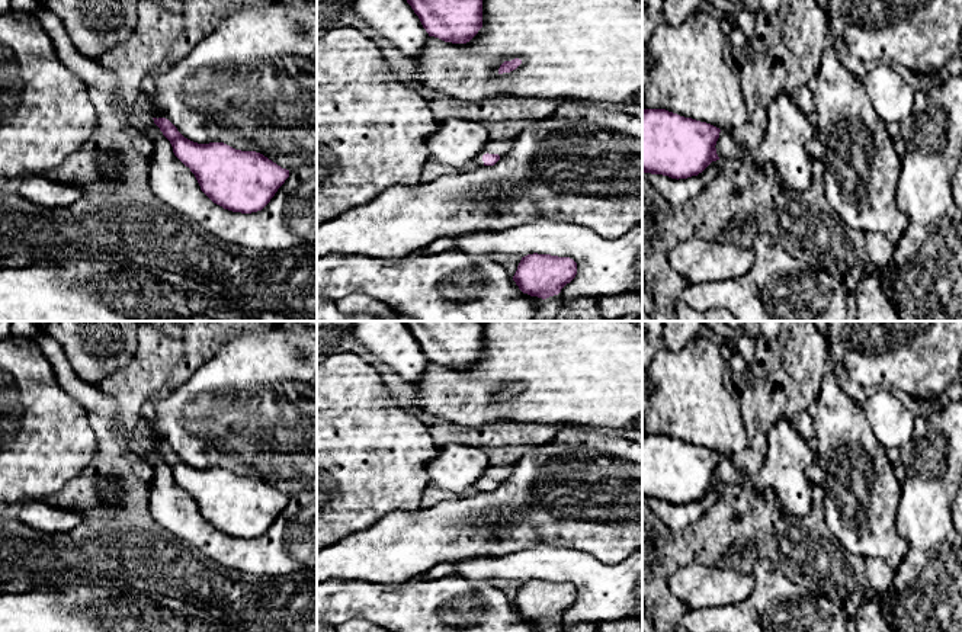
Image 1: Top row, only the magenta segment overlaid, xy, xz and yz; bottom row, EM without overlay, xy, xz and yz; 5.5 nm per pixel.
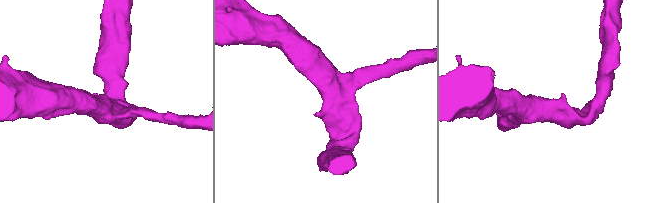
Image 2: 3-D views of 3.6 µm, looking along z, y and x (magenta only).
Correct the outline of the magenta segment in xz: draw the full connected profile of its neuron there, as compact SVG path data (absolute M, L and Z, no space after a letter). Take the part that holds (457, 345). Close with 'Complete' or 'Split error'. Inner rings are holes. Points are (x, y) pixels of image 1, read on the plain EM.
M403 321L429 362L466 369L482 353L484 321Z. Complete

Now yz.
M666 434L642 436L642 497L671 504L687 504L702 498L712 487L719 485L716 466L721 455Z. Complete

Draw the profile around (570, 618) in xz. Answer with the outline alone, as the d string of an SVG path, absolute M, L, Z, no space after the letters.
M538 545L503 556L455 561L452 565L472 584L533 578L573 584L577 600L558 619L562 631L578 622L599 626L642 615L642 551L609 564L574 548Z

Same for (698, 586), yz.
M690 562L671 574L667 584L671 594L689 609L709 609L748 599L754 578L751 574Z

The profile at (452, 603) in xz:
M459 574L404 583L324 581L317 584L317 625L337 628L350 619L365 619L388 632L541 632L538 622L523 619L494 584L472 584Z

